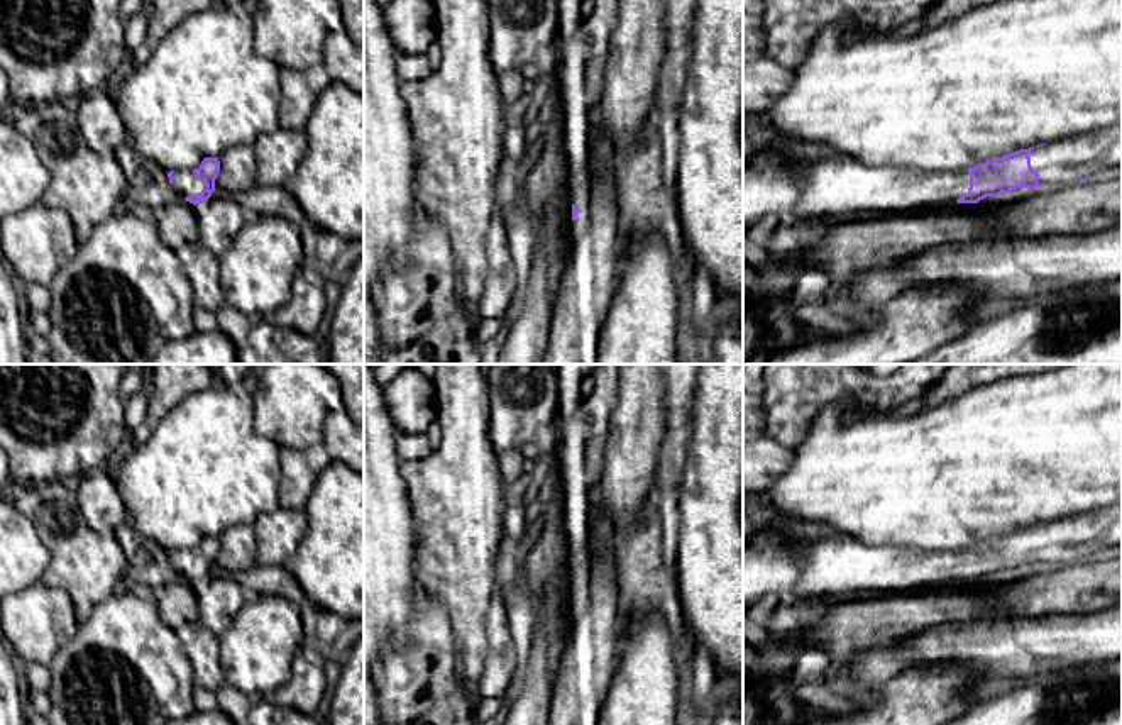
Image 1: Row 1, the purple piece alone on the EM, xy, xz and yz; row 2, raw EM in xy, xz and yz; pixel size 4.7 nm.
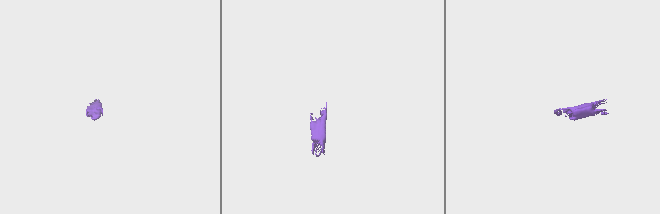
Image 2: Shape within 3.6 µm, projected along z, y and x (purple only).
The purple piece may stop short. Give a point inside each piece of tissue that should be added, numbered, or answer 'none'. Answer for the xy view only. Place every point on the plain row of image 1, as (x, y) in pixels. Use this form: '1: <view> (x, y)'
1: xy (185, 563)

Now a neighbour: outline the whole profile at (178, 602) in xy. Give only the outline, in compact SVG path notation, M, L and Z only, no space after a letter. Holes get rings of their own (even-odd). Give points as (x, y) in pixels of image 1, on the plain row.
M176 581L154 589L157 613L161 620L178 632L179 628L200 620L196 588L190 581Z

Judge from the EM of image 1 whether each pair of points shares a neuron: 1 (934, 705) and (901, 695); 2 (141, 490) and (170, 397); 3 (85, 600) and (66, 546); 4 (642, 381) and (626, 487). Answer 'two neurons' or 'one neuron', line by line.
1: one neuron
2: two neurons
3: one neuron
4: one neuron

